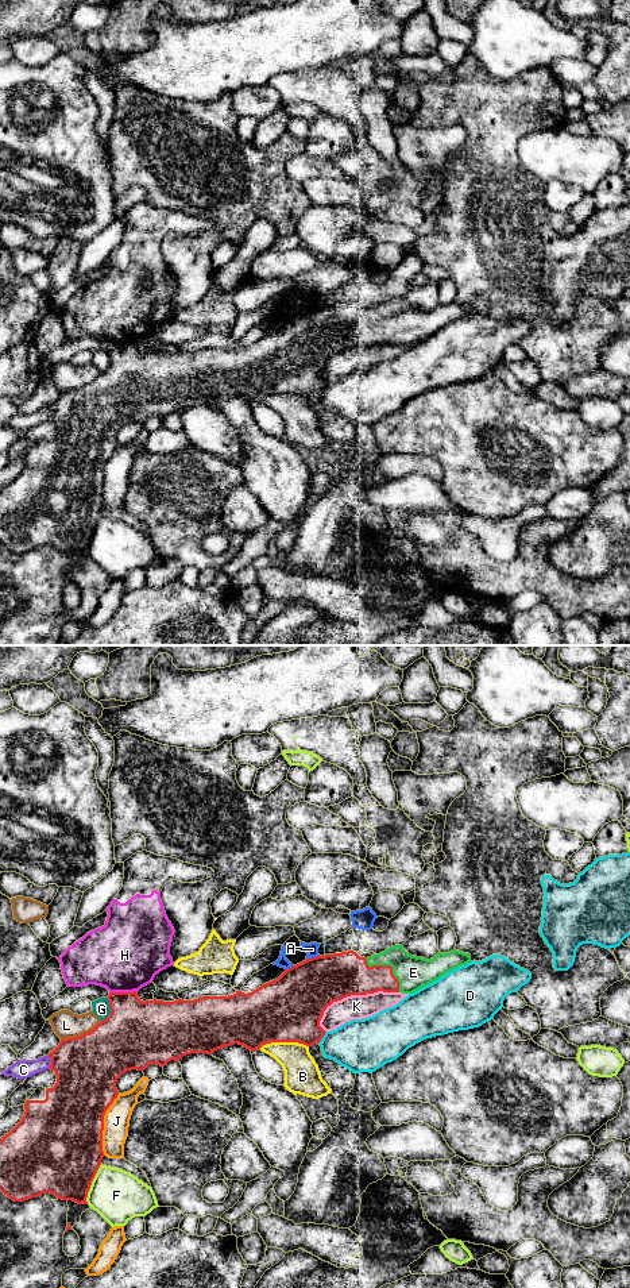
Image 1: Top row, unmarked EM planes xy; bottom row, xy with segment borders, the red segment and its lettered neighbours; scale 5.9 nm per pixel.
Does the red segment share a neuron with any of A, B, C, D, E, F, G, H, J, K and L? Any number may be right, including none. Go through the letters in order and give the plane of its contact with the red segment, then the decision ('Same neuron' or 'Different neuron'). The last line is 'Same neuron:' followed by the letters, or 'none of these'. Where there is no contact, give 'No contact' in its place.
A: Touches red in xy. Different neuron
B: Touches red in xy. Different neuron
C: Touches red in xy. Different neuron
D: Touches red in xy. Different neuron
E: Touches red in xy. Same neuron
F: Touches red in xy. Different neuron
G: Touches red in xy. Different neuron
H: Touches red in xy. Different neuron
J: Touches red in xy. Different neuron
K: Touches red in xy. Different neuron
L: Touches red in xy. Different neuron
Same neuron: E

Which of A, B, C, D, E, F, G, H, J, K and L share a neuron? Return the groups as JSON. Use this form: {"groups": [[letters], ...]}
{"groups": [["A"], ["B"], ["C"], ["D"], ["E"], ["F"], ["G"], ["H"], ["J"], ["K"], ["L"]]}

